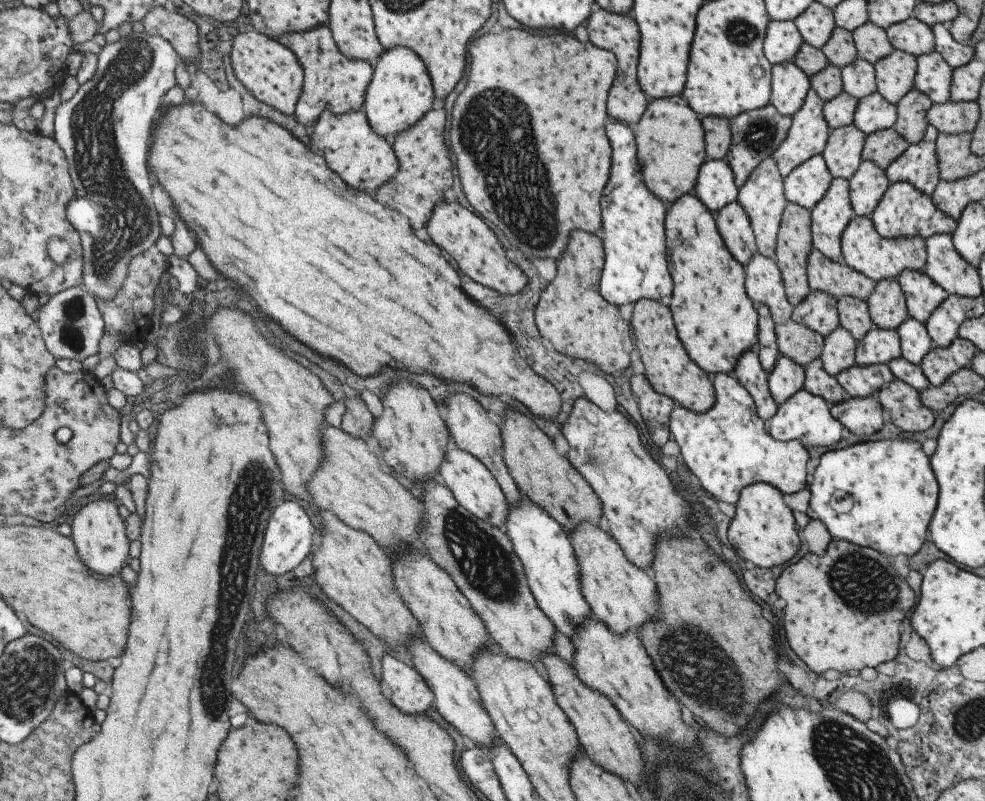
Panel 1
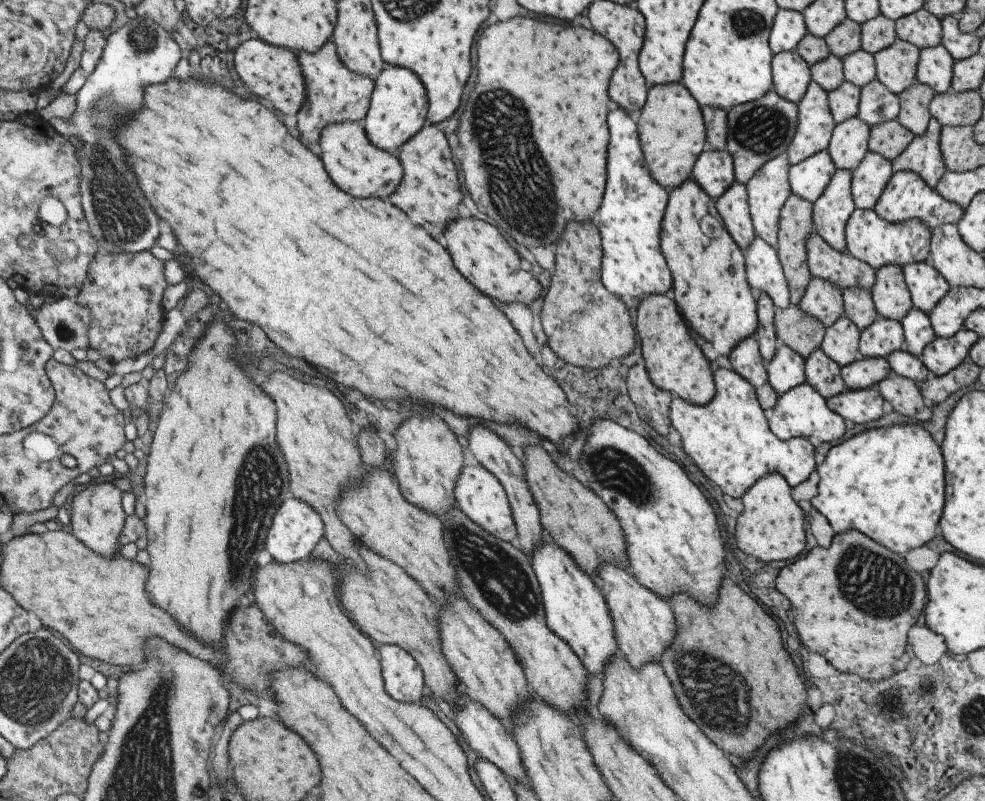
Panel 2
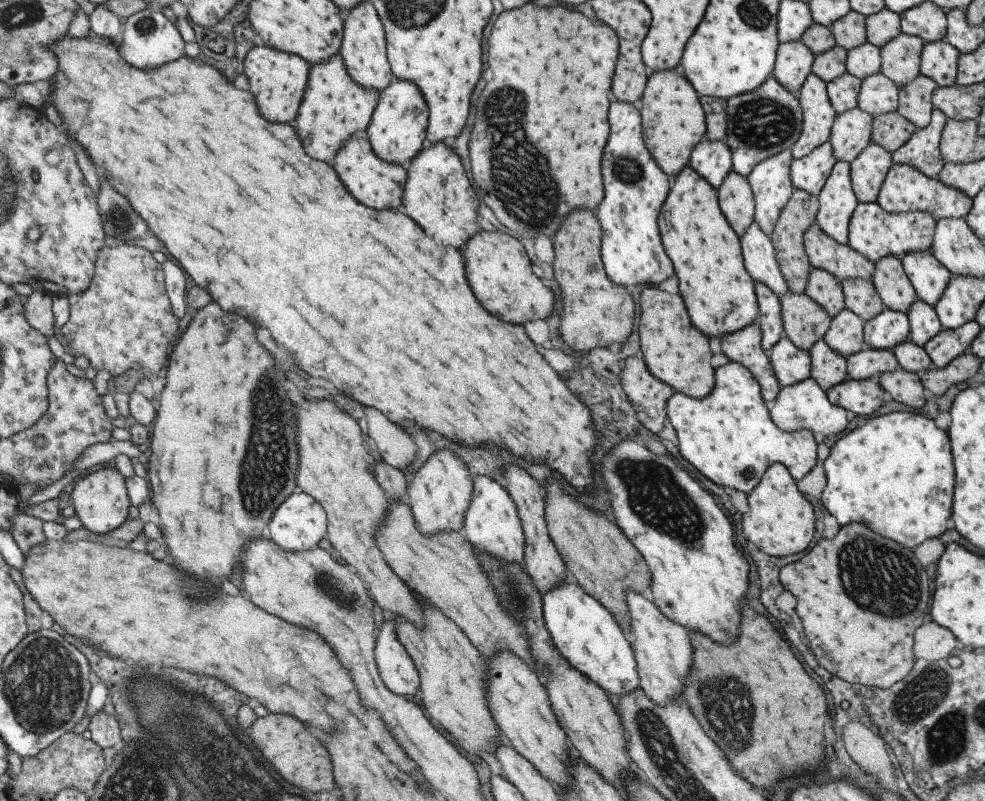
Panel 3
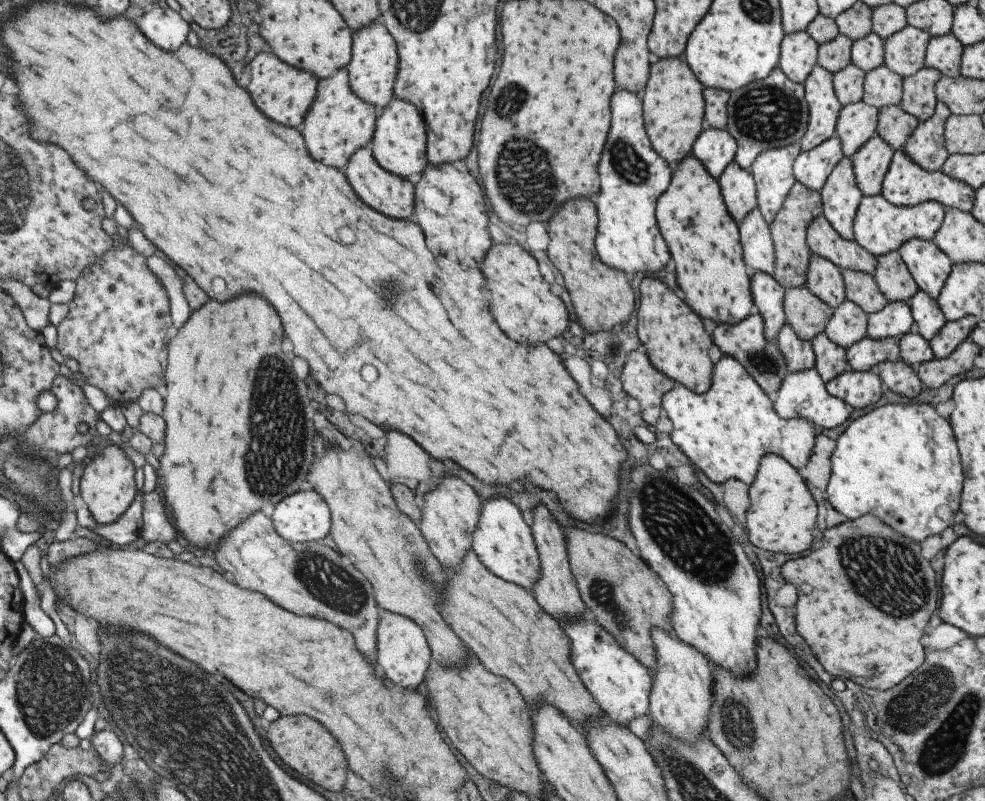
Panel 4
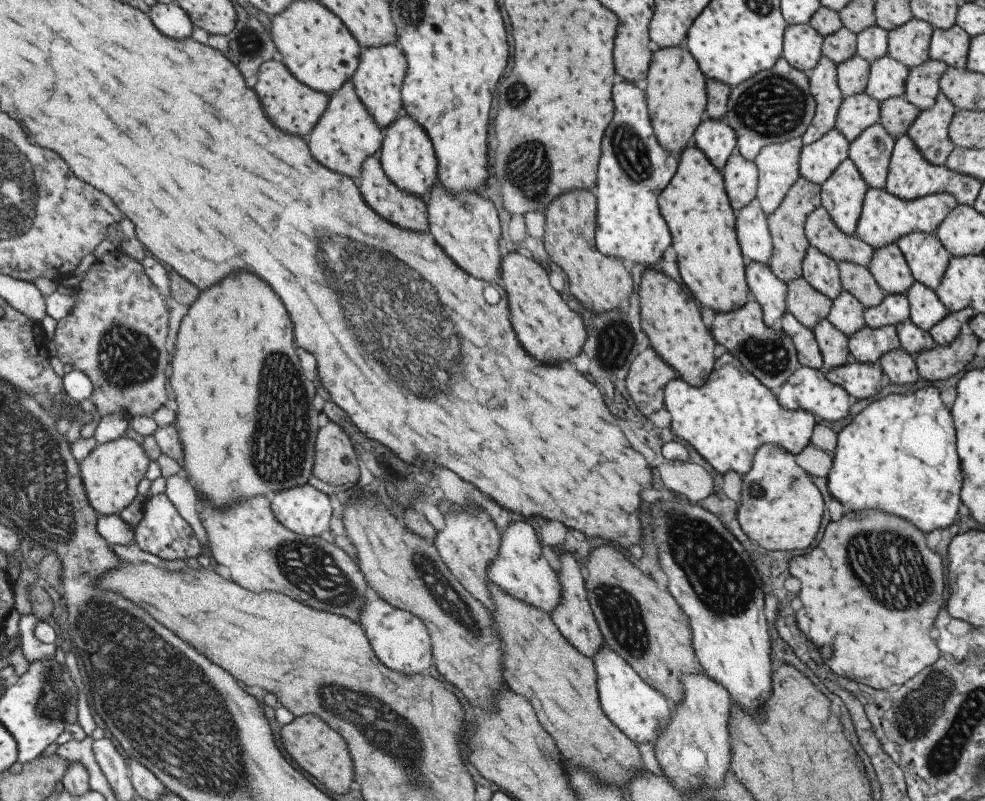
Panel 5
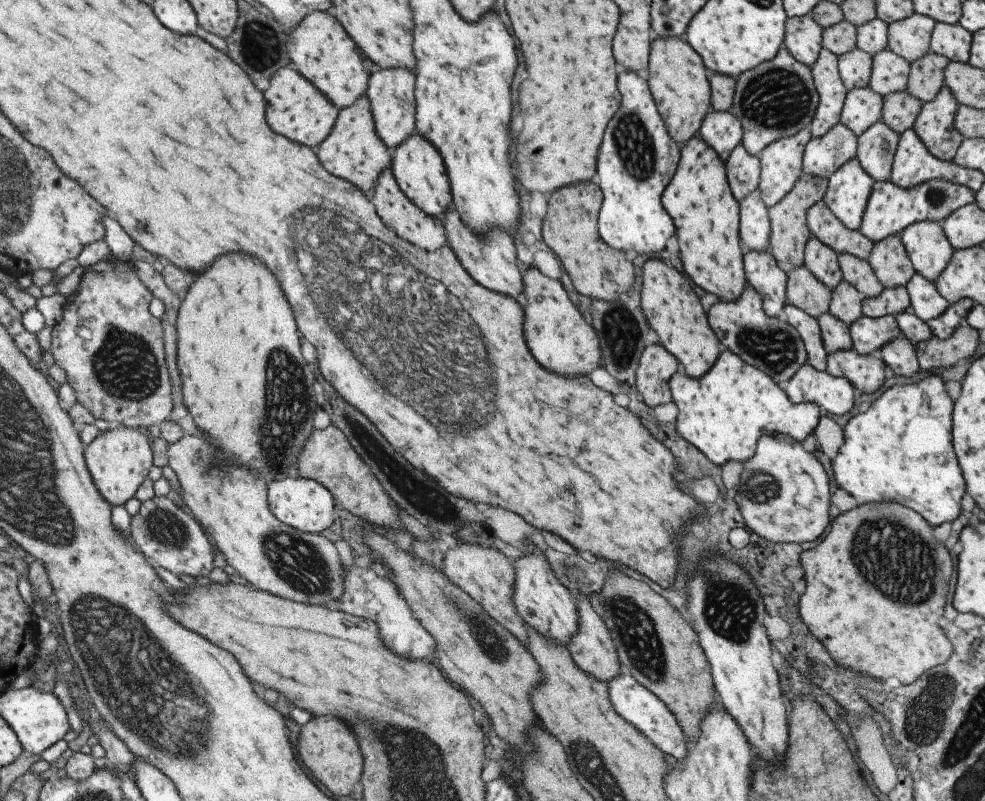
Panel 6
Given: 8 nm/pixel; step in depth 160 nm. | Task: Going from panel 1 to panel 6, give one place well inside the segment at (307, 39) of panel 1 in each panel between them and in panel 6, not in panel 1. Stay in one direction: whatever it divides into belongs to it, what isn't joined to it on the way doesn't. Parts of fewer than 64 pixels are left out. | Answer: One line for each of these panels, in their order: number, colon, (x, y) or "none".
2: (333, 94)
3: (333, 108)
4: (337, 123)
5: (345, 135)
6: (351, 151)

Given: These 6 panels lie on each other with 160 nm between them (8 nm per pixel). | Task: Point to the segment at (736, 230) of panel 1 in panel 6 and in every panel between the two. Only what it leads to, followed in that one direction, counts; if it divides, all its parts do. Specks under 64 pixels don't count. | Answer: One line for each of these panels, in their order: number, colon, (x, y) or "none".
2: (732, 206)
3: (735, 201)
4: (738, 193)
5: (740, 176)
6: (742, 170)

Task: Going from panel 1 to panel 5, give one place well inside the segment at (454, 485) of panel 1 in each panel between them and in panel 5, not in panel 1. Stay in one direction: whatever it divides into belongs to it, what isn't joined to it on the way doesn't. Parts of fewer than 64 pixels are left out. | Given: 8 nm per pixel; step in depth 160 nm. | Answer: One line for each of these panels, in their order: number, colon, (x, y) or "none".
2: (478, 494)
3: (491, 525)
4: (502, 541)
5: (519, 570)

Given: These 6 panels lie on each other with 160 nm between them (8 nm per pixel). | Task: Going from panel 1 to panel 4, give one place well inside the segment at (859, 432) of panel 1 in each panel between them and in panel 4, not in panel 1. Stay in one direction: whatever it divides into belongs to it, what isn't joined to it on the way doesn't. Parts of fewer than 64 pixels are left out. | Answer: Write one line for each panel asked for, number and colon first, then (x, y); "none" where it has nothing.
2: (863, 405)
3: (862, 397)
4: (859, 389)

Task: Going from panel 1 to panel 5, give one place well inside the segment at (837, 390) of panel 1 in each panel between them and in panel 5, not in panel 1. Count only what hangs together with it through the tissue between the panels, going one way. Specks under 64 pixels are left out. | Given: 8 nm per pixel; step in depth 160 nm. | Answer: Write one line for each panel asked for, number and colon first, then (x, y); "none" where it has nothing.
2: (823, 374)
3: (827, 368)
4: (830, 360)
5: (833, 345)

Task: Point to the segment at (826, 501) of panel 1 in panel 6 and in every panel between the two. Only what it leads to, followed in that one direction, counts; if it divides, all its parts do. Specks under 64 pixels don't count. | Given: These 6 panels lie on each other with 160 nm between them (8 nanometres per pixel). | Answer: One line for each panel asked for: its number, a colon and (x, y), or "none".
2: (888, 483)
3: (895, 474)
4: (899, 462)
5: (898, 454)
6: (881, 459)

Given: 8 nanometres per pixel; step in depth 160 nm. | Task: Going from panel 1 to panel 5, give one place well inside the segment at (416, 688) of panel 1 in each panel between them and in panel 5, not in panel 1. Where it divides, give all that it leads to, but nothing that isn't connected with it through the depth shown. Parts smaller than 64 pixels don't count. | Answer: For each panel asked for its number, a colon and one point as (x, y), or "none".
2: (402, 677)
3: (395, 668)
4: (401, 650)
5: (400, 641)

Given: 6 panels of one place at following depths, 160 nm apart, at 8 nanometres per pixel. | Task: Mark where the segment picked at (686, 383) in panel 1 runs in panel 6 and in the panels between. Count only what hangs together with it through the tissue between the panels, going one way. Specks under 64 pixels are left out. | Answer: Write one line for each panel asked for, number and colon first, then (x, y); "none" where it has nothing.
2: (674, 362)
3: (675, 353)
4: (671, 335)
5: (670, 319)
6: (667, 301)

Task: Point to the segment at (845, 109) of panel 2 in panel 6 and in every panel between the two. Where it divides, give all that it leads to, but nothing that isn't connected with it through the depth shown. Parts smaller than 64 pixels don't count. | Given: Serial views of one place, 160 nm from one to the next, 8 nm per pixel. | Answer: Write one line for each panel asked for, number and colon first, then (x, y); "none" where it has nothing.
3: (842, 92)
4: (847, 84)
5: (851, 75)
6: (854, 67)

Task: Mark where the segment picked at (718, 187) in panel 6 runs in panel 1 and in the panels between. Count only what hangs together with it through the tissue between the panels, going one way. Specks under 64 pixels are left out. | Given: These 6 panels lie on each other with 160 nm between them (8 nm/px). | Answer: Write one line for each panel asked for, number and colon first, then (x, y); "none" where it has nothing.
1: (716, 321)
2: (707, 267)
3: (719, 296)
4: (703, 240)
5: (694, 204)

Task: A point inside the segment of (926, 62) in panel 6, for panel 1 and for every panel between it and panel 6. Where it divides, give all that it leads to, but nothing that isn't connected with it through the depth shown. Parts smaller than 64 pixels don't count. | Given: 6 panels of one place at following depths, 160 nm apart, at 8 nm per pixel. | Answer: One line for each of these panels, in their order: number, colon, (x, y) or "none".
1: (911, 108)
2: (913, 114)
3: (915, 106)
4: (918, 99)
5: (921, 87)

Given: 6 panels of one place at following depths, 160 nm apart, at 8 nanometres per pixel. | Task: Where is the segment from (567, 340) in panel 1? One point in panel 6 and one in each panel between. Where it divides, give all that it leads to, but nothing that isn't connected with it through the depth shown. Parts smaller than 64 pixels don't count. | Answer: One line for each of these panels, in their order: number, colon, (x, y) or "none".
2: (585, 325)
3: (596, 313)
4: (601, 297)
5: (596, 280)
6: (569, 230)

